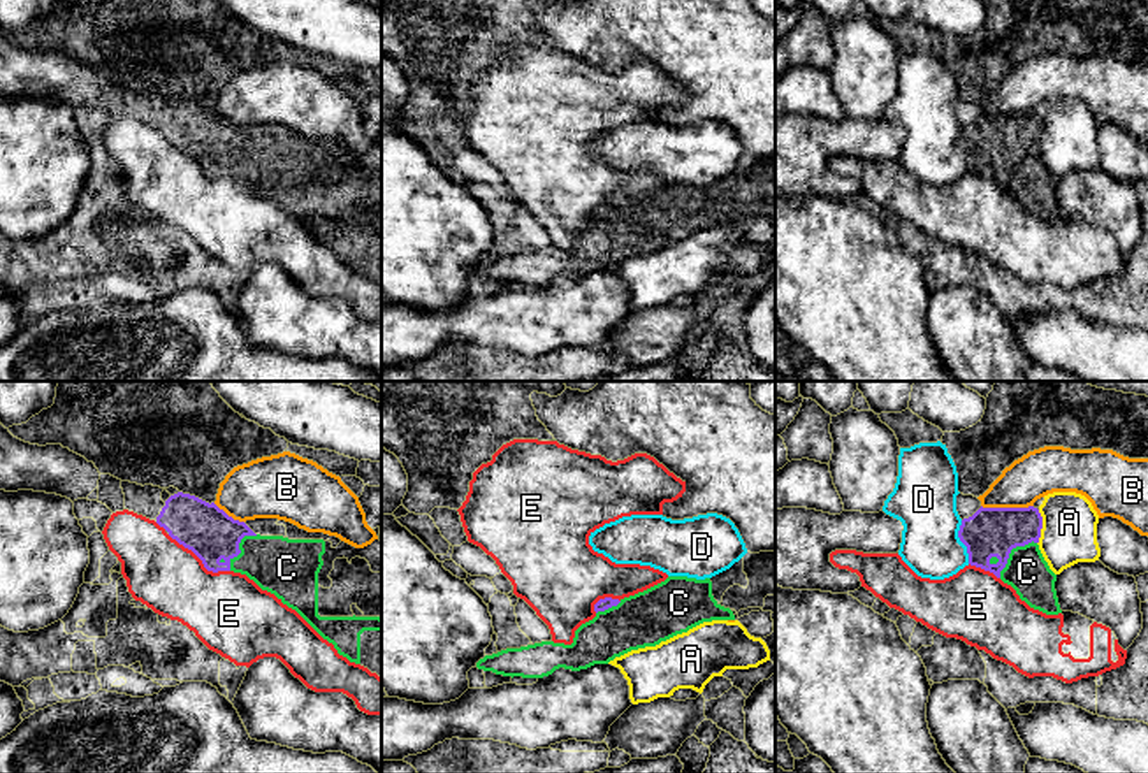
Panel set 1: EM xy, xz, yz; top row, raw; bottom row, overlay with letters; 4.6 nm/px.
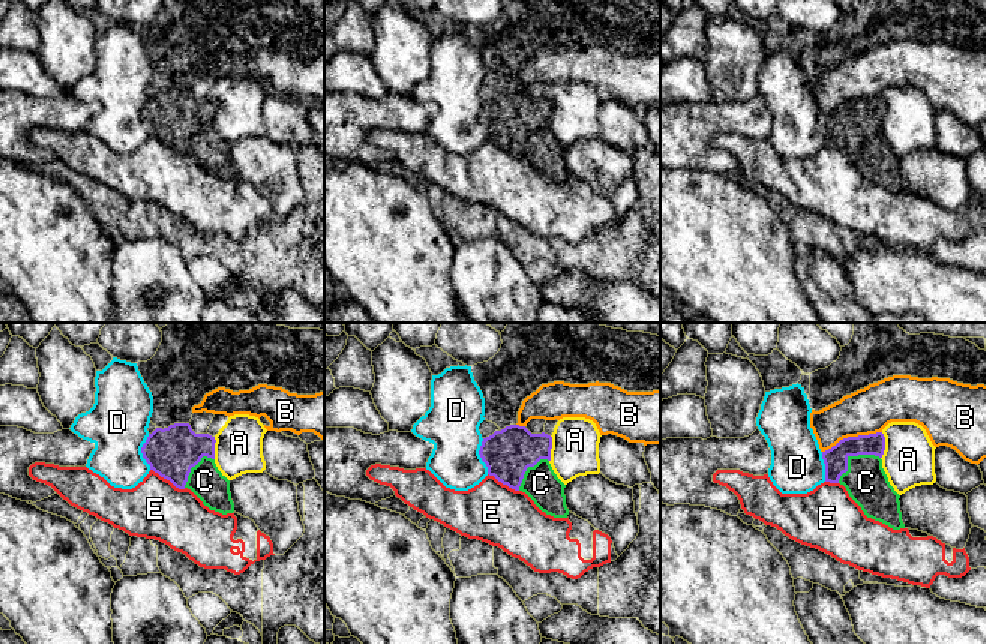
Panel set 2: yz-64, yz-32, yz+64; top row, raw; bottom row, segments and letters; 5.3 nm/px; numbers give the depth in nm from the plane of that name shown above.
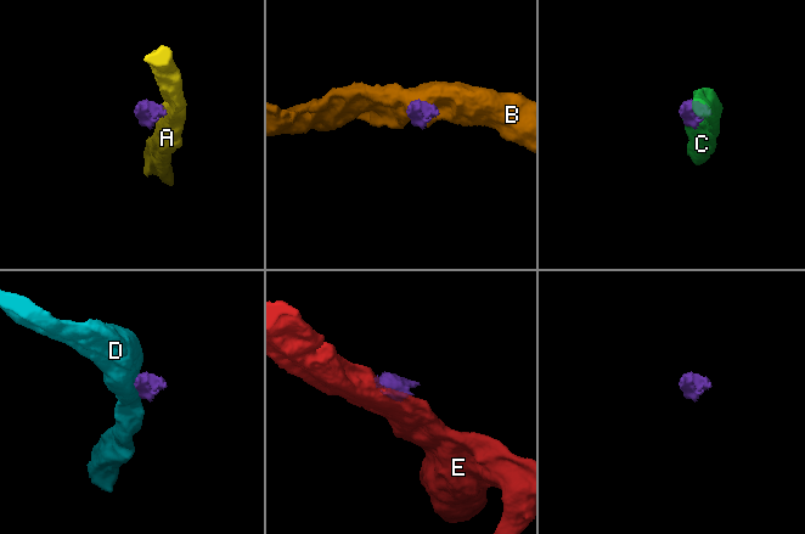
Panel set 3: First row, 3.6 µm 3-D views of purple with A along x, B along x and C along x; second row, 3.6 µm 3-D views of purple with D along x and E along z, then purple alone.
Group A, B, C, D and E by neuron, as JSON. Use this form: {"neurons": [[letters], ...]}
{"neurons": [["A"], ["B"], ["C"], ["D"], ["E"]]}

